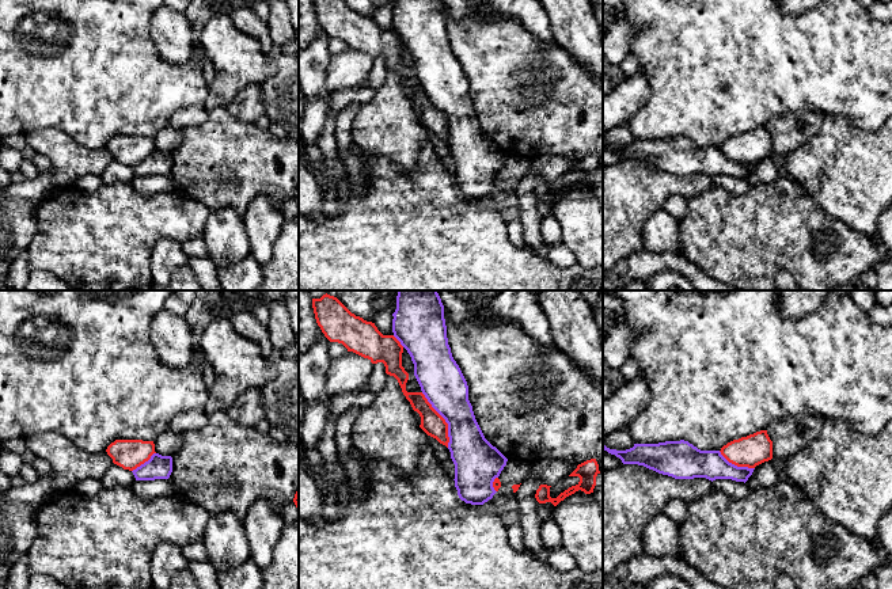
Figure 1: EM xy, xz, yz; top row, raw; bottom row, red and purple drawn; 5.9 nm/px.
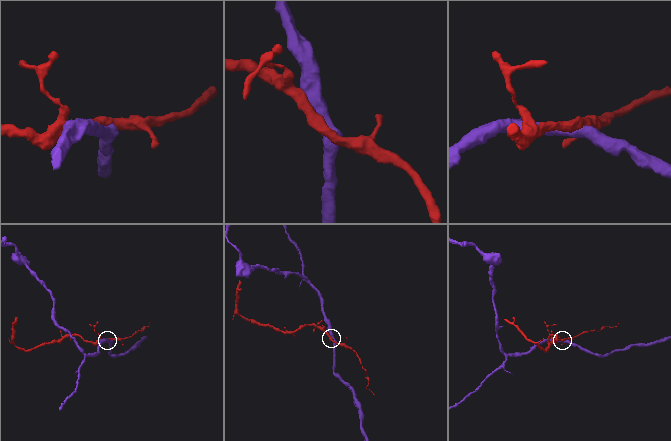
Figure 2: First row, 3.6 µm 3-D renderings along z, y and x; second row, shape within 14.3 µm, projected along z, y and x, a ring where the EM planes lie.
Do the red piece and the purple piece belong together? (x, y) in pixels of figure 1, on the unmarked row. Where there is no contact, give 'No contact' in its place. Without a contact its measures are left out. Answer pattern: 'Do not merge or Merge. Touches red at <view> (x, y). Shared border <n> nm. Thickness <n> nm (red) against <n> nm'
Do not merge. Touches red at xz (444, 116). Shared border 360 nm. Thickness 140 nm (red) against 260 nm

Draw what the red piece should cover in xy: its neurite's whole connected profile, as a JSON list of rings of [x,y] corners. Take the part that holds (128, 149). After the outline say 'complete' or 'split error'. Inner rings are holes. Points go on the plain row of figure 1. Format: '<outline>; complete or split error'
[[[115,136],[106,148],[114,160],[129,167],[136,166],[156,149],[153,137],[143,136]]]; complete

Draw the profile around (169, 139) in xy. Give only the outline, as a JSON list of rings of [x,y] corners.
[[[171,126],[160,130],[155,137],[155,148],[162,152],[172,152],[182,142],[182,129],[174,129]]]

